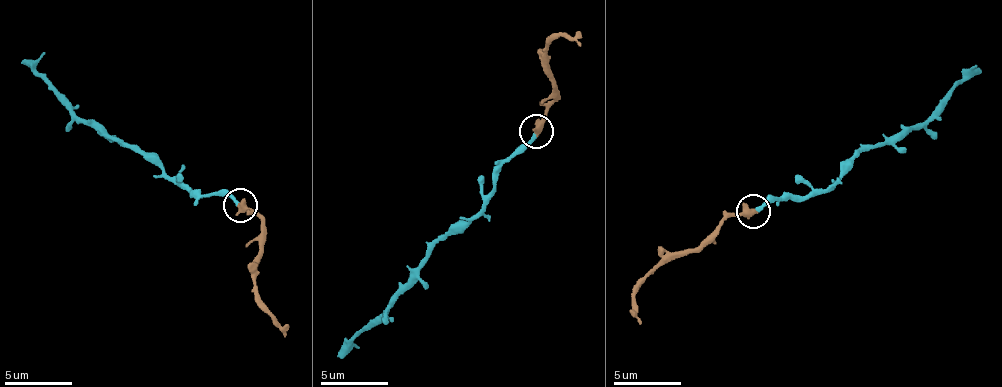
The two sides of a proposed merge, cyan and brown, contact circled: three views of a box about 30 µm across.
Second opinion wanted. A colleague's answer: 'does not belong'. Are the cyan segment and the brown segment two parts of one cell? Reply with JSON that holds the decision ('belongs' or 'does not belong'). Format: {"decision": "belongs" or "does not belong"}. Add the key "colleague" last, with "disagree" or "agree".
{"decision": "belongs", "colleague": "disagree"}

